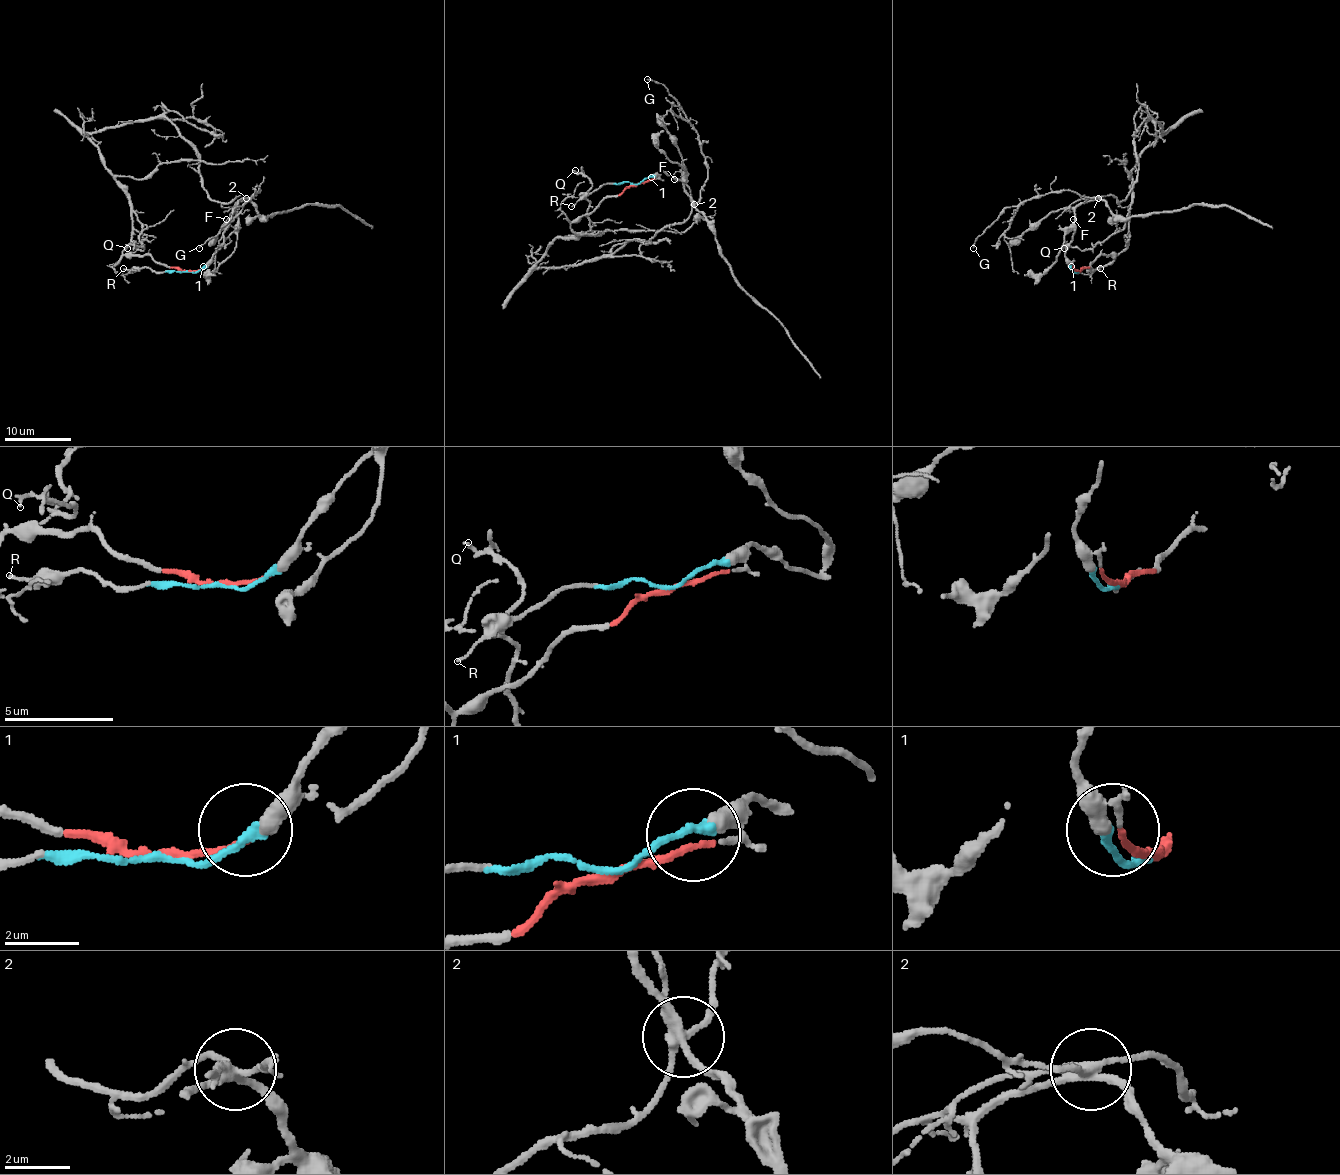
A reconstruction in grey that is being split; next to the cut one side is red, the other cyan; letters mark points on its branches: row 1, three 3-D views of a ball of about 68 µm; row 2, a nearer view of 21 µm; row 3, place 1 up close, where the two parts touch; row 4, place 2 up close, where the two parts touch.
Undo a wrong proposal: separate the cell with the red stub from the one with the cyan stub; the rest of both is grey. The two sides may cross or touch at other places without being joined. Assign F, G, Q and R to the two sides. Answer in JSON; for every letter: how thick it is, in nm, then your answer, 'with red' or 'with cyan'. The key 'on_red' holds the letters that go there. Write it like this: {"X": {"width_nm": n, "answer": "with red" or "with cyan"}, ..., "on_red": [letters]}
{"F": {"width_nm": 100, "answer": "with cyan"}, "G": {"width_nm": 100, "answer": "with red"}, "Q": {"width_nm": 150, "answer": "with red"}, "R": {"width_nm": 100, "answer": "with cyan"}, "on_red": ["G", "Q"]}

